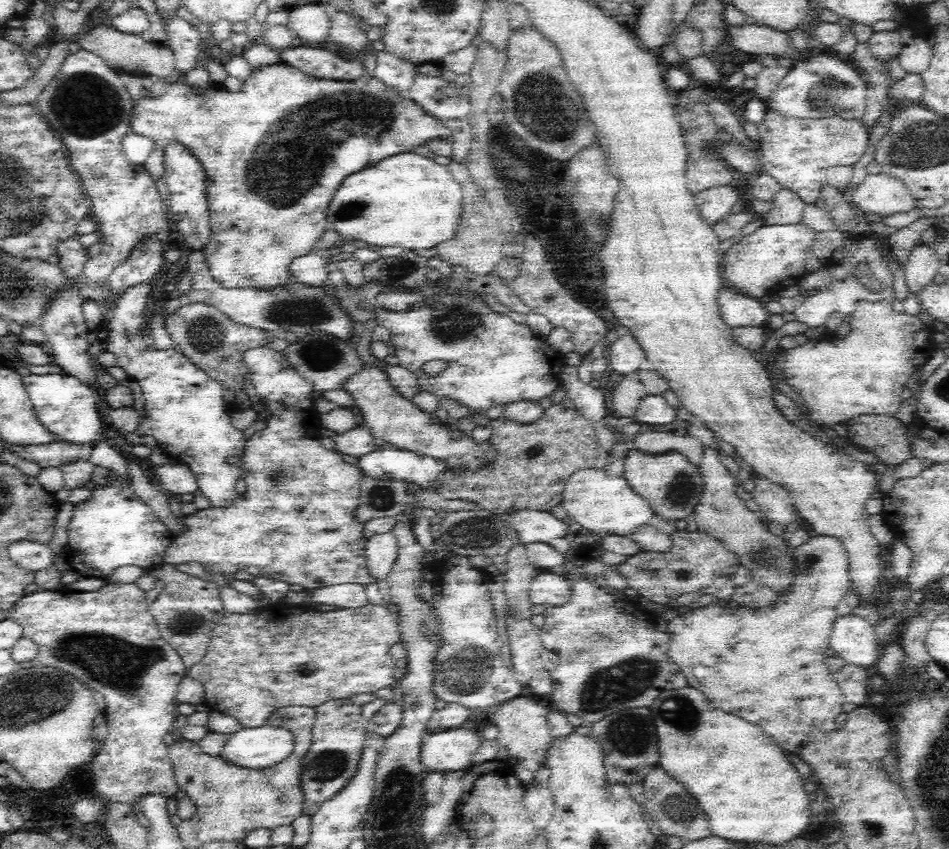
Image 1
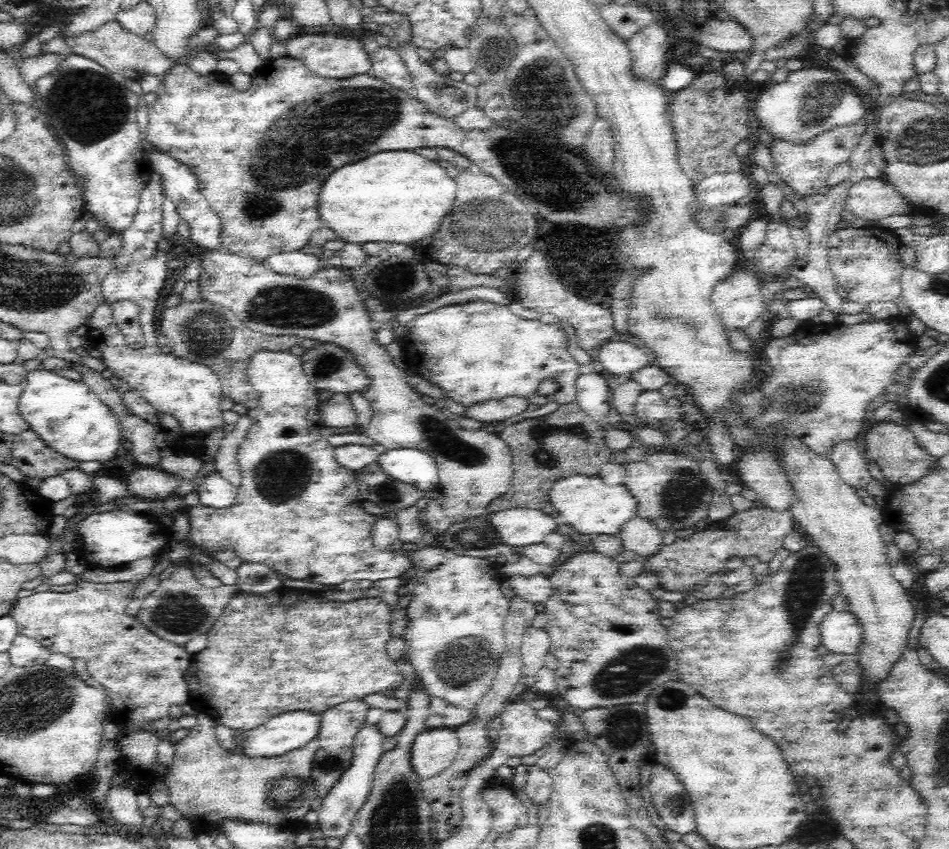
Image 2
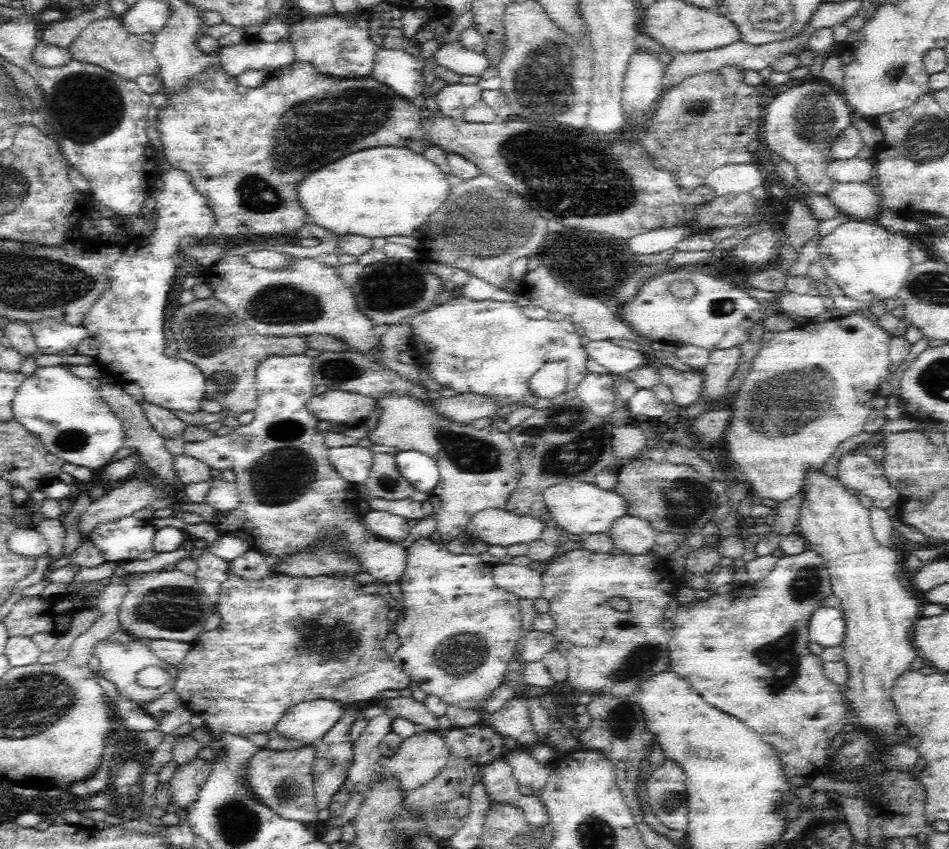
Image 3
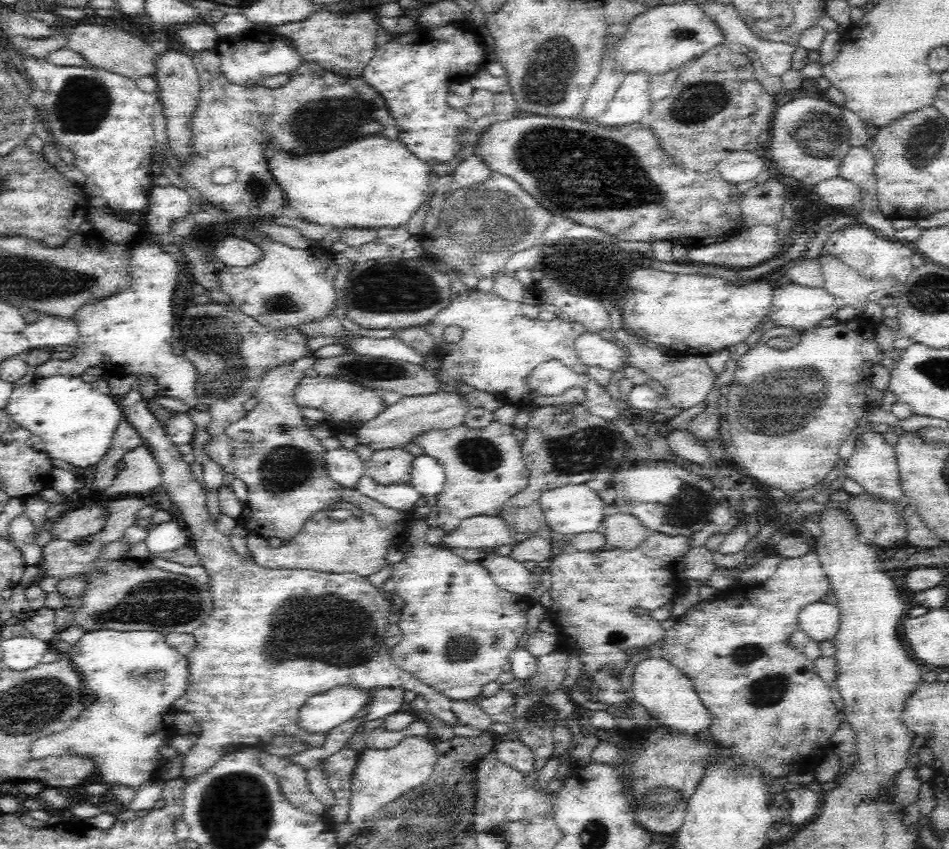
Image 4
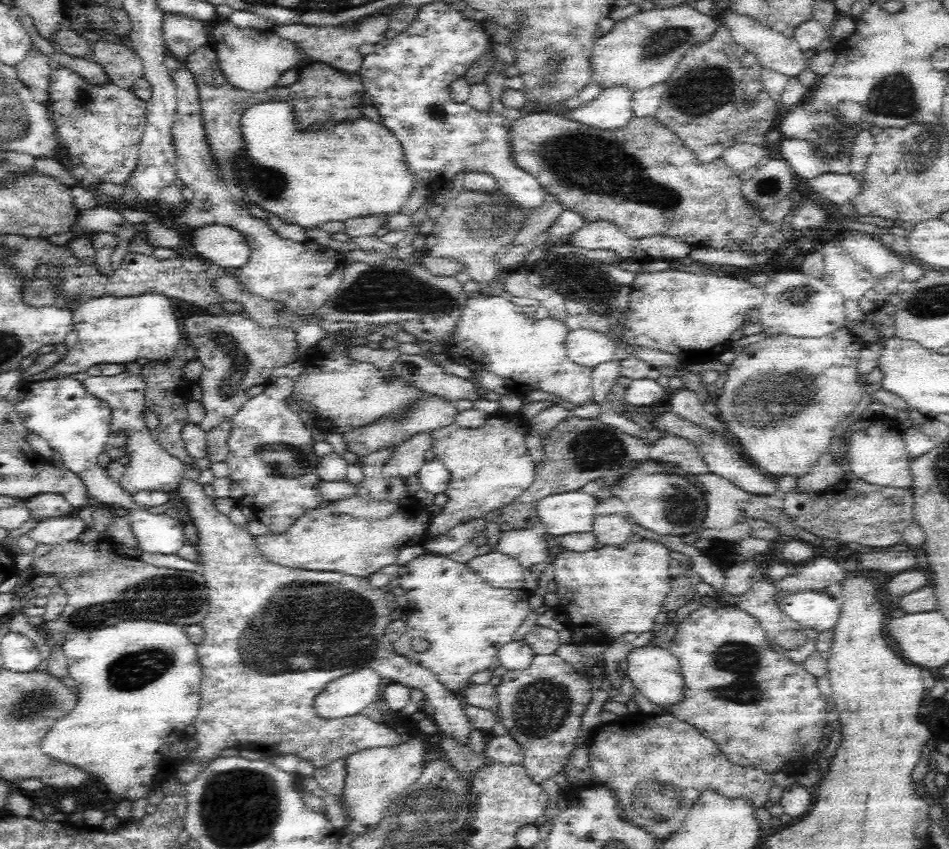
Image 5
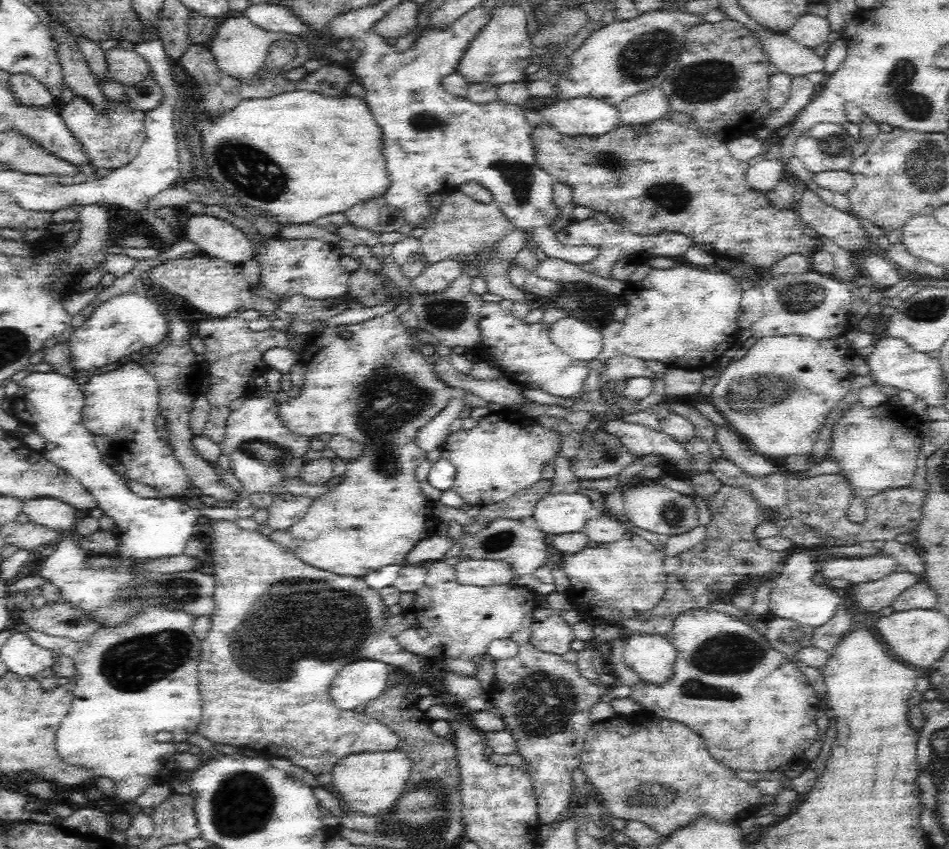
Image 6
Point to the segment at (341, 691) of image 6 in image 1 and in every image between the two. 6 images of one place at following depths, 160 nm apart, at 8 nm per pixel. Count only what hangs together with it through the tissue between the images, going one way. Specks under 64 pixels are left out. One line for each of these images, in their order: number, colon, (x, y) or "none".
1: (254, 748)
2: (289, 731)
3: (307, 722)
4: (320, 714)
5: (349, 695)

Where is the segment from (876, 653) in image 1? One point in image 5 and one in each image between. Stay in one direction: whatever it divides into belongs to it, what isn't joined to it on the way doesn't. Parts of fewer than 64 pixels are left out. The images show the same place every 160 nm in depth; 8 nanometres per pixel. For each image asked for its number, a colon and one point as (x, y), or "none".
2: (841, 633)
3: (827, 627)
4: (820, 622)
5: (819, 612)

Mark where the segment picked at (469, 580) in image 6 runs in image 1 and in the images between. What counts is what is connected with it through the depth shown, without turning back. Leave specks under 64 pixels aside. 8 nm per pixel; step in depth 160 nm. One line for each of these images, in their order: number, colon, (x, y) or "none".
1: (547, 588)
2: (537, 589)
3: (522, 582)
4: (509, 575)
5: (499, 570)

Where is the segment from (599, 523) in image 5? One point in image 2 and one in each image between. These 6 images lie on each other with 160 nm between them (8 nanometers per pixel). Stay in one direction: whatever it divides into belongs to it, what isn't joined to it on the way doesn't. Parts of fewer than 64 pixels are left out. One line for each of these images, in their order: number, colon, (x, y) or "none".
2: (641, 536)
3: (634, 536)
4: (622, 531)

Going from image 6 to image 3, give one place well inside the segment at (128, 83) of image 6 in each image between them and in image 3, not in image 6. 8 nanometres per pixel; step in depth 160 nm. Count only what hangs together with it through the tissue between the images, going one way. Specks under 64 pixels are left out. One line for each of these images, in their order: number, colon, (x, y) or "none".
3: (106, 43)
4: (109, 47)
5: (121, 64)

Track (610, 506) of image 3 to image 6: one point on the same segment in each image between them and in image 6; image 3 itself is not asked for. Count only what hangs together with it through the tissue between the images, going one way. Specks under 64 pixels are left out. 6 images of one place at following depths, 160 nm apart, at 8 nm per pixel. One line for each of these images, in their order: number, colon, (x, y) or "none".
4: (574, 508)
5: (569, 512)
6: (558, 513)

